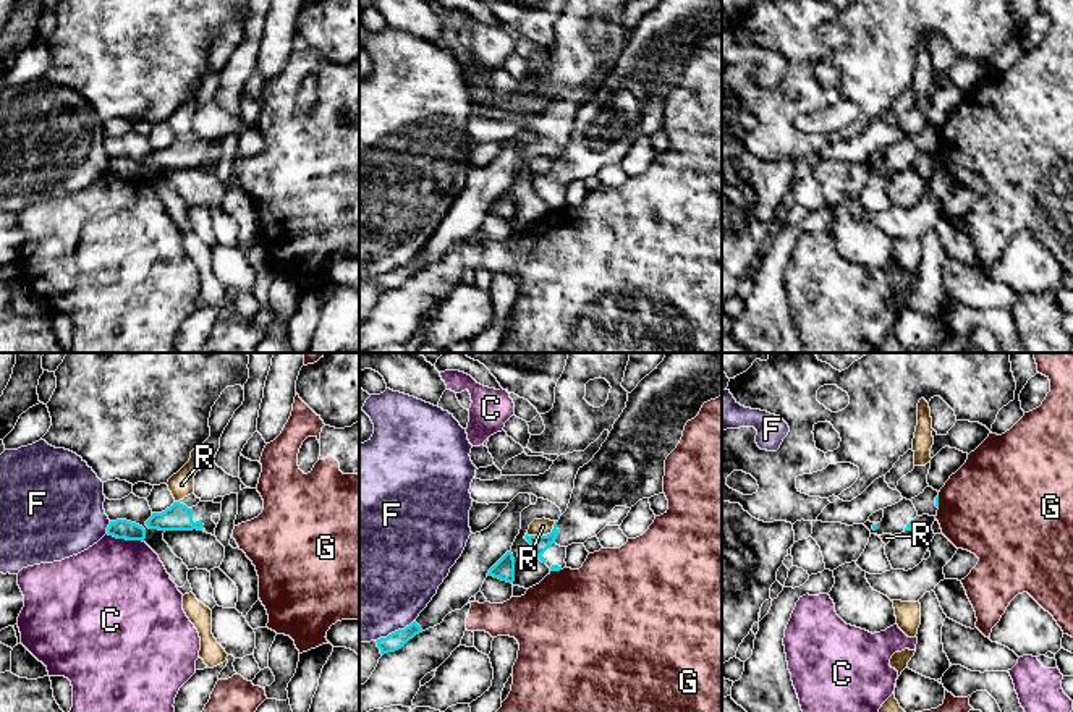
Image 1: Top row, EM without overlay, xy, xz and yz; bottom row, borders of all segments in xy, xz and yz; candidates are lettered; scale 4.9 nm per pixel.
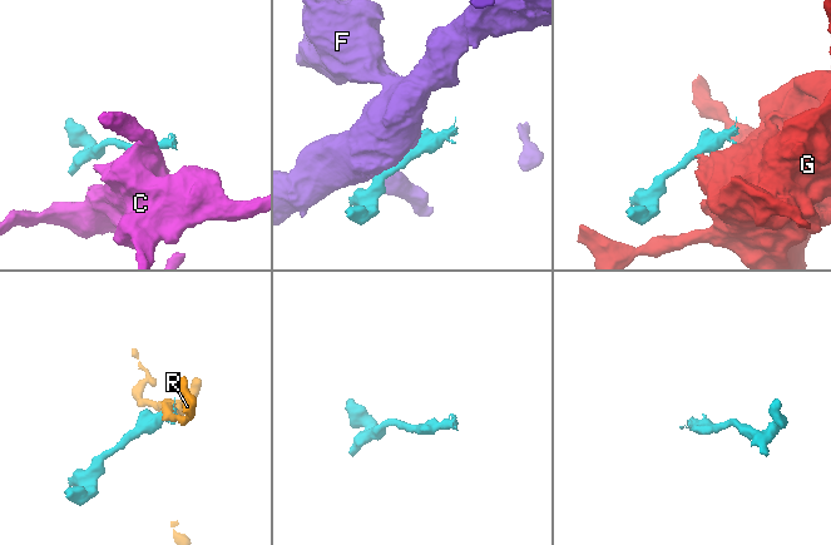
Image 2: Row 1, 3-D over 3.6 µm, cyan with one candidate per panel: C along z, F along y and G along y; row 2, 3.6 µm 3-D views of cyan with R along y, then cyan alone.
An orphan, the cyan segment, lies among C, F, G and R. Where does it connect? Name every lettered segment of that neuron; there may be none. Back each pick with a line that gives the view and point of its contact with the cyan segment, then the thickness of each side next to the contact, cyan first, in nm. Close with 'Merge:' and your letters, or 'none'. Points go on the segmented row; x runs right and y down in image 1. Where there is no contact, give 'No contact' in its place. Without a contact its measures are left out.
Merge: none

